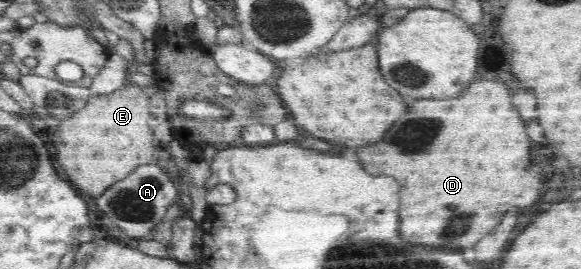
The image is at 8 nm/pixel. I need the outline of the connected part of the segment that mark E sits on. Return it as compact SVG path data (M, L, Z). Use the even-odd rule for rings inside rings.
M126 84L122 89L115 90L110 94L93 95L84 108L72 115L72 118L58 123L58 128L49 138L58 152L58 164L64 168L68 180L76 186L78 192L86 192L90 196L104 194L106 188L116 184L118 180L124 180L137 166L155 163L156 156L152 154L152 141L154 131L148 125L150 110L148 109L149 98L144 95L142 88Z

